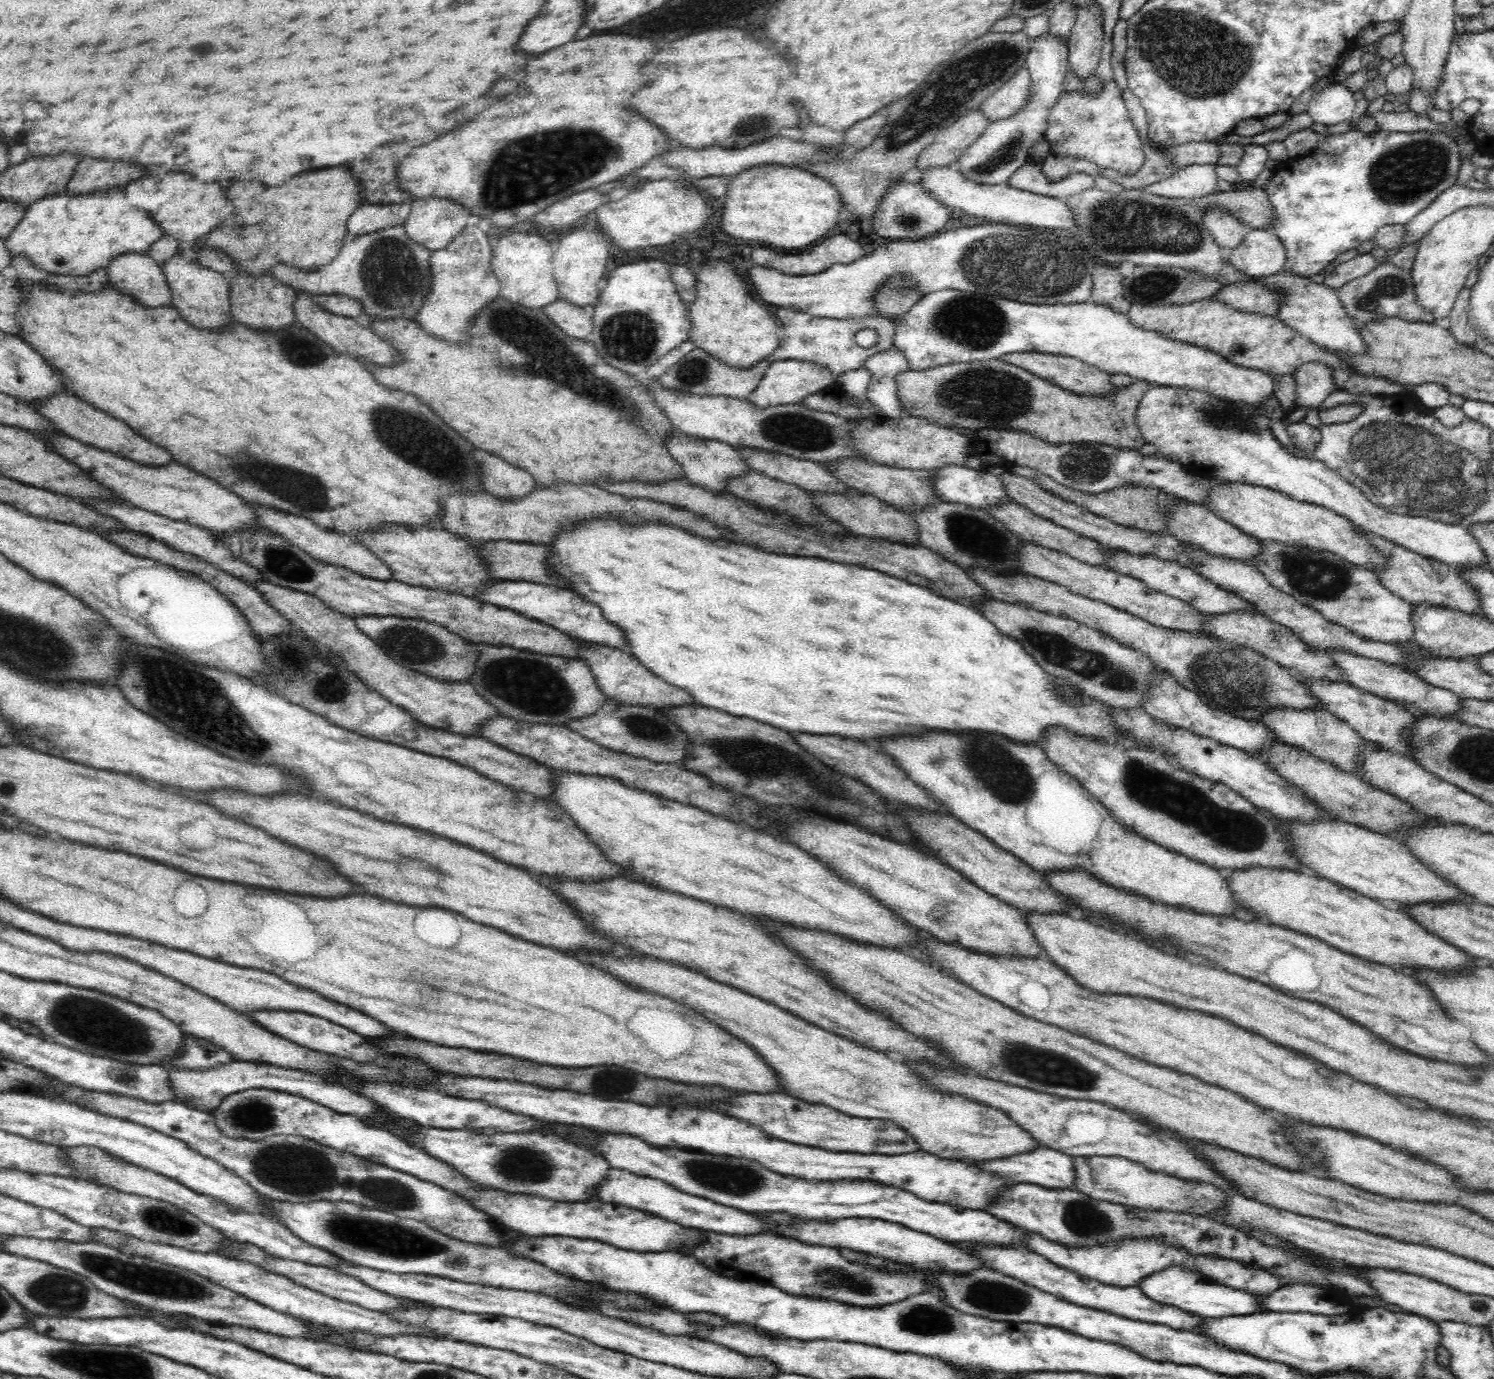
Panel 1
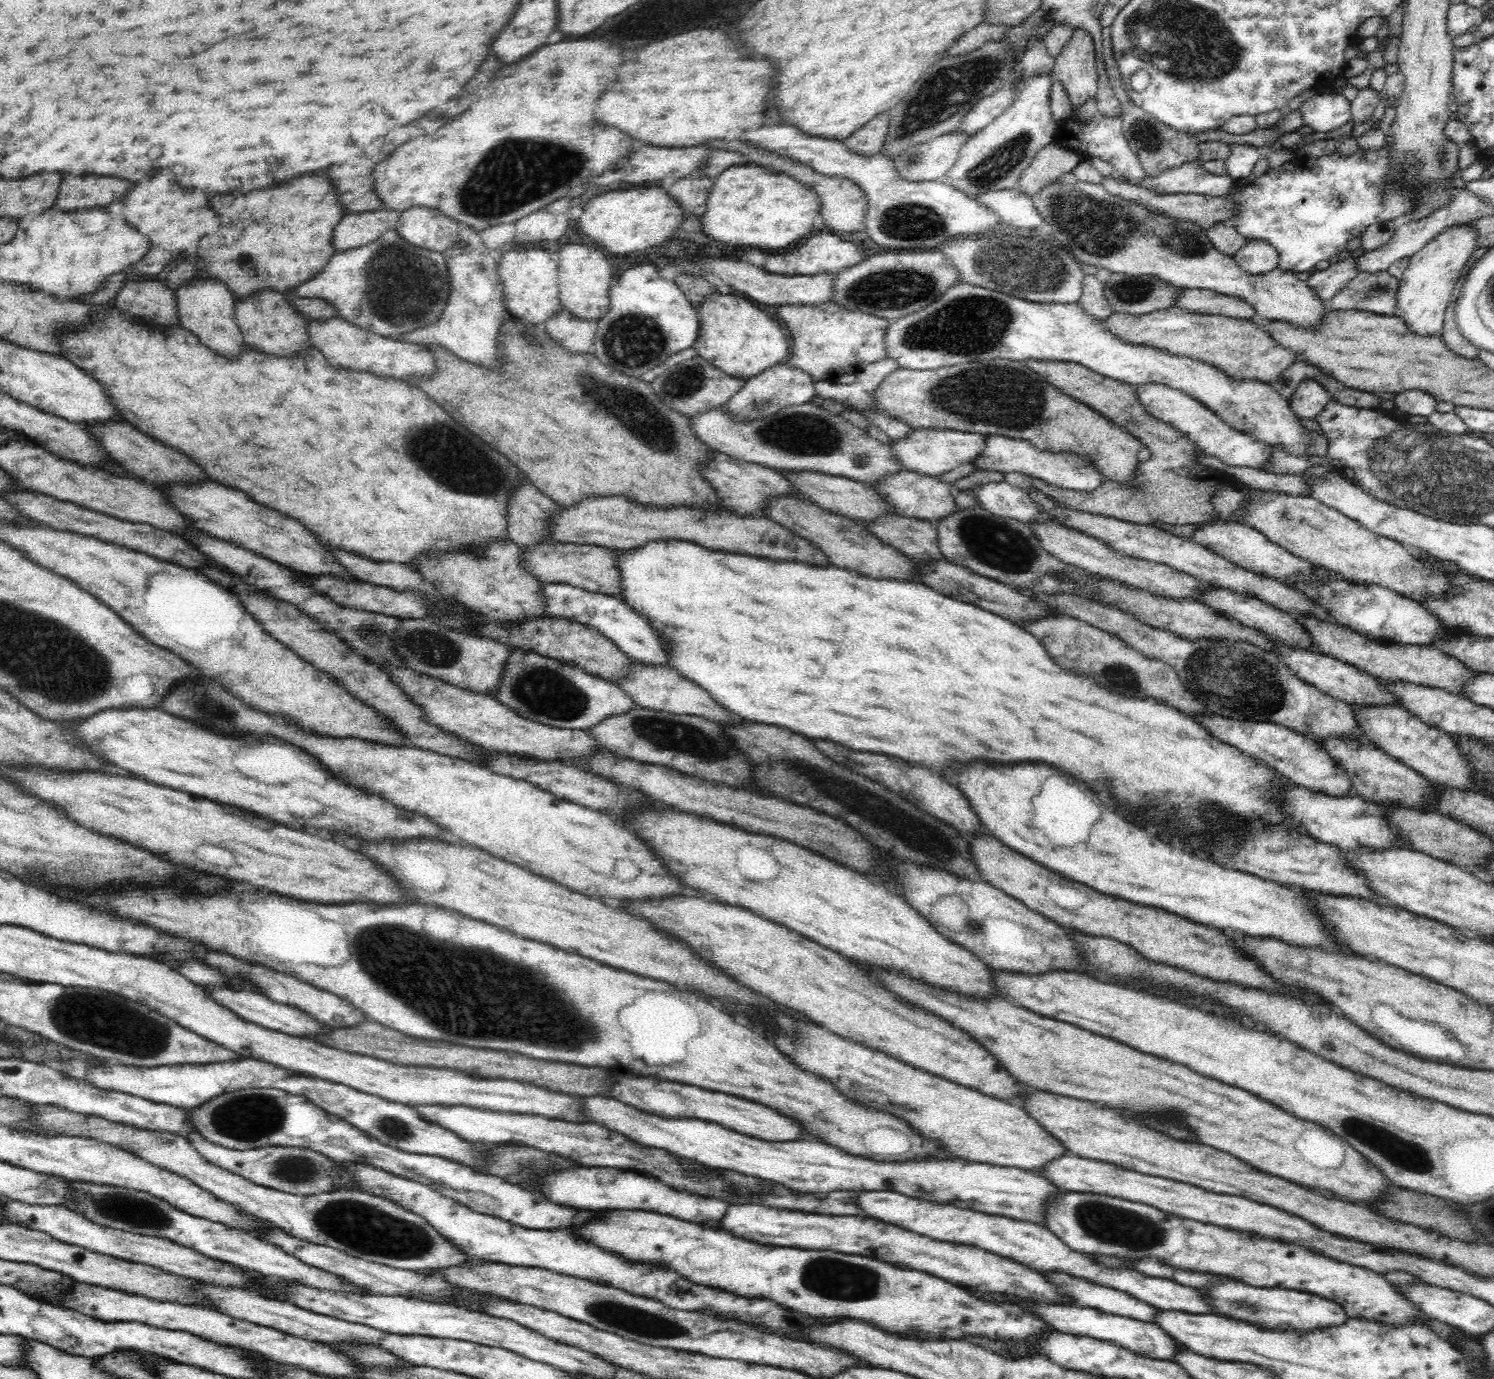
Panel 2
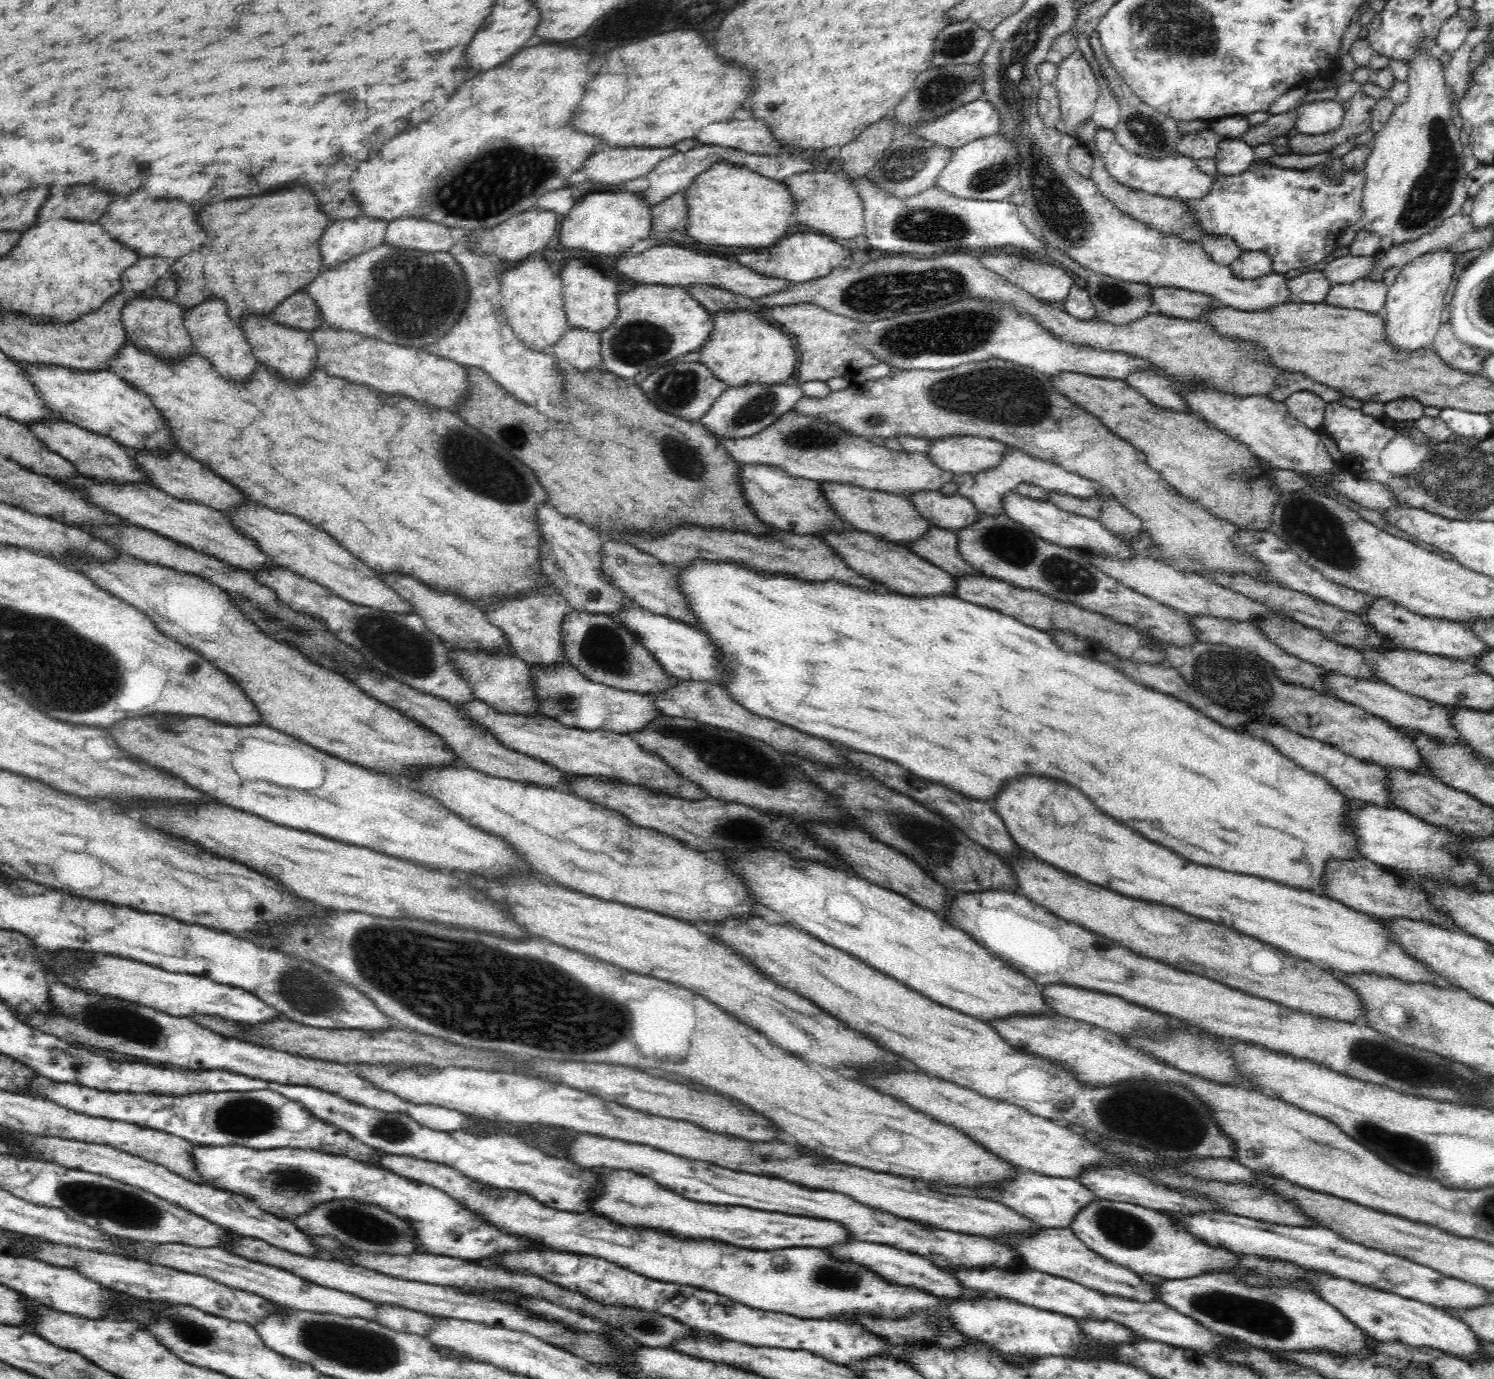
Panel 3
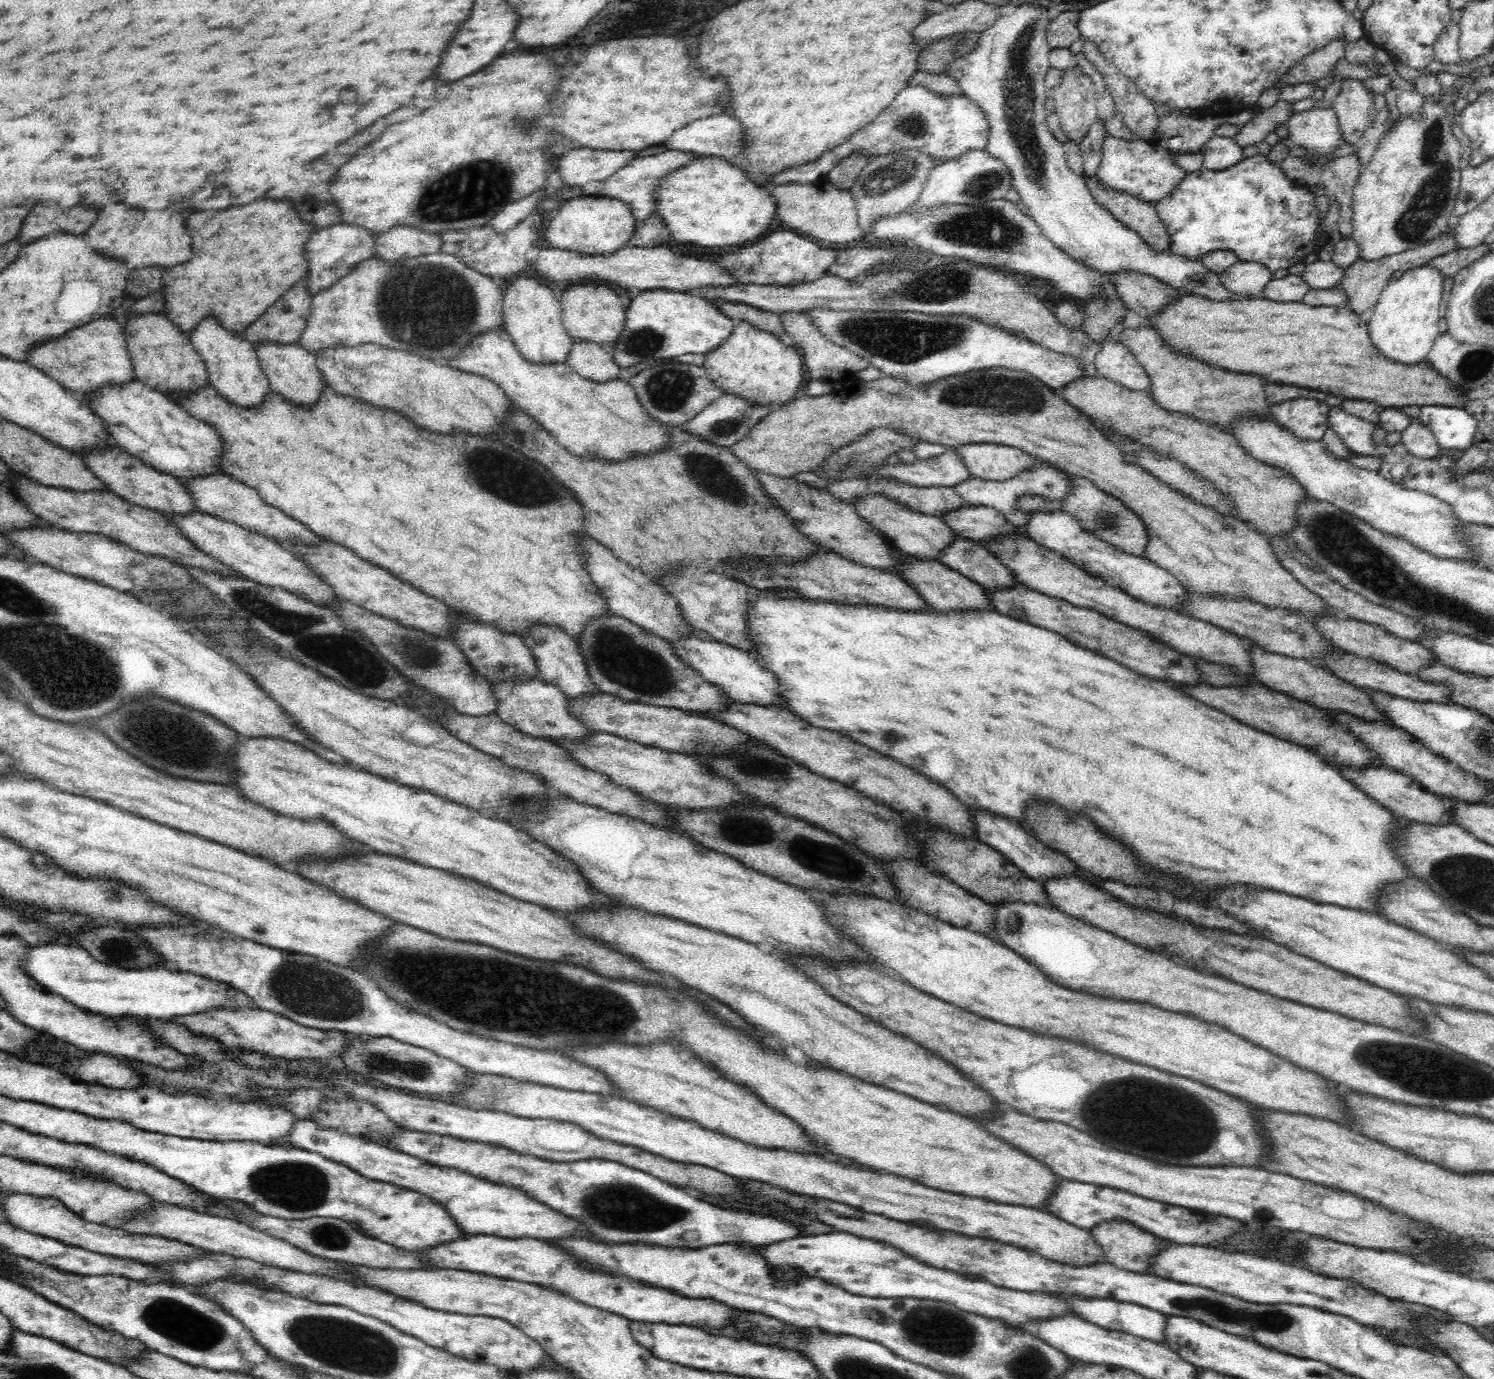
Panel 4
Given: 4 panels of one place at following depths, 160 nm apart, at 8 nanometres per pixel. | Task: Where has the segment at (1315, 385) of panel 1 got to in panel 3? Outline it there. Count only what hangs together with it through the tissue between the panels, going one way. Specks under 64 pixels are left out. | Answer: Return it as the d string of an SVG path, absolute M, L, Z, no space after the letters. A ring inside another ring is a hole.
M1309 390L1298 391L1291 394L1284 403L1289 413L1306 428L1316 430L1321 427L1327 402L1318 398L1317 394Z

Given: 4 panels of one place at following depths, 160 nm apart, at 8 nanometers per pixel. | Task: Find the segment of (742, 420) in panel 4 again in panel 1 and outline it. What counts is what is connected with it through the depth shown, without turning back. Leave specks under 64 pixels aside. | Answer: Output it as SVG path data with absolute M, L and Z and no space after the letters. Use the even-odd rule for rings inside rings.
M776 361L766 369L757 389L748 396L747 400L750 400L760 408L796 404L800 403L802 398L806 398L806 395L817 393L818 390L825 389L836 382L837 377L825 366L821 366L821 364L817 364L816 362Z

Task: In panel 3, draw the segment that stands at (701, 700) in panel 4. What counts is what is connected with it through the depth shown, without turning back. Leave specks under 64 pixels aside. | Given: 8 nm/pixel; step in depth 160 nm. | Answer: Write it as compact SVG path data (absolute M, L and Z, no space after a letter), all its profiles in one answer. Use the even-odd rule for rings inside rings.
M570 611L560 624L562 653L566 660L592 682L600 682L620 690L630 690L638 694L656 694L660 690L668 690L675 678L661 670L658 661L646 651L642 645L634 641L626 627L608 619L606 615L587 613L586 611Z

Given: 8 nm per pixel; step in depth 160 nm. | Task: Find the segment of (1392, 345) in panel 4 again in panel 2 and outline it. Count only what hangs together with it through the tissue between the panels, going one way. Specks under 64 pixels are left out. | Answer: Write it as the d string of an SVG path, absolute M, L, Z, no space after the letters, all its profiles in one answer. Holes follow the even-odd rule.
M1471 222L1450 224L1409 258L1397 292L1397 308L1398 315L1403 317L1410 330L1422 336L1440 333L1452 290L1470 256L1478 248L1478 235Z

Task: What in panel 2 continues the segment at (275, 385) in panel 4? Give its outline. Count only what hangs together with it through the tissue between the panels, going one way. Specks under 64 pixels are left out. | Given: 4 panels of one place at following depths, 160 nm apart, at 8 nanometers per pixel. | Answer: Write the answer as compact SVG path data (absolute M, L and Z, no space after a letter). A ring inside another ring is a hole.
M262 289L252 292L246 299L235 302L235 321L245 344L268 354L290 356L310 345L306 319L295 309L287 293Z

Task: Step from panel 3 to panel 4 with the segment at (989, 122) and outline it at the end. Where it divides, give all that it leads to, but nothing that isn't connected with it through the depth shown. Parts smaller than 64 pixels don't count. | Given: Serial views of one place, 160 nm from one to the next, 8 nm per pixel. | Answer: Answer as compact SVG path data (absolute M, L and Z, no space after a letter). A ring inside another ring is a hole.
M908 86L898 93L894 102L890 103L873 122L858 130L848 142L835 149L826 151L820 158L812 162L802 163L802 166L790 166L786 170L778 170L770 174L770 187L786 184L786 182L814 182L826 175L840 164L851 151L861 150L864 156L870 158L898 150L898 148L915 148L928 153L932 158L952 160L960 153L970 149L986 148L990 124L985 114L976 102L964 96L941 98L929 92L922 86ZM670 150L660 154L649 155L634 159L627 167L621 168L616 174L606 179L606 188L600 192L600 197L618 198L624 201L636 218L636 227L639 227L651 212L655 211L656 194L658 194L659 184L661 180L668 175L684 168L687 164L692 164L694 159L702 157L693 152L682 152Z

